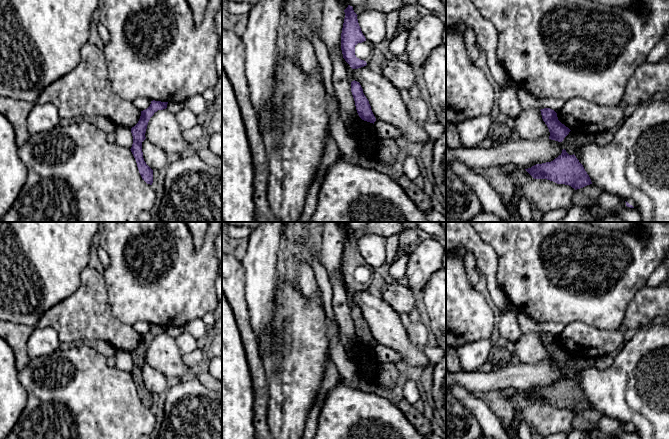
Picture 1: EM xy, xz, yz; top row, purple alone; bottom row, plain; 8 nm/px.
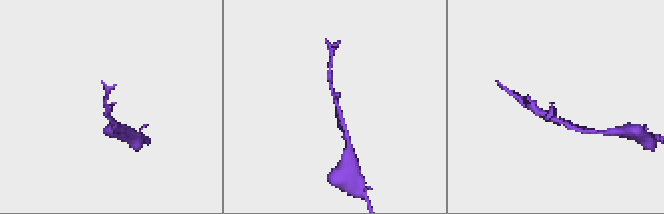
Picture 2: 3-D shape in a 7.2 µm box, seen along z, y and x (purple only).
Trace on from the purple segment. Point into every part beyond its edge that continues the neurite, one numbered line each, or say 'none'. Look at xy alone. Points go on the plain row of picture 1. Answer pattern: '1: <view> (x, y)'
none

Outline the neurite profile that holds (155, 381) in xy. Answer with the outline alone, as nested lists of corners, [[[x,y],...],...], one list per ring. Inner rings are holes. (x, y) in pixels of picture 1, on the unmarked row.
[[[147,363],[142,366],[142,376],[144,385],[152,394],[160,394],[170,387],[168,378]]]

